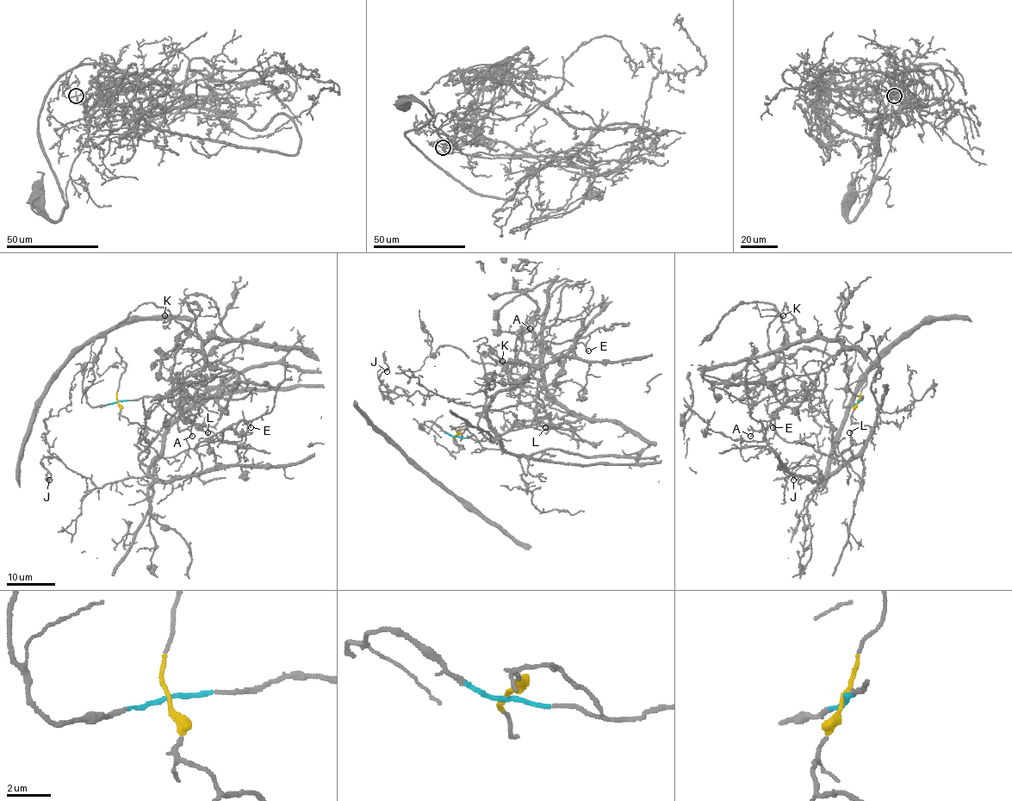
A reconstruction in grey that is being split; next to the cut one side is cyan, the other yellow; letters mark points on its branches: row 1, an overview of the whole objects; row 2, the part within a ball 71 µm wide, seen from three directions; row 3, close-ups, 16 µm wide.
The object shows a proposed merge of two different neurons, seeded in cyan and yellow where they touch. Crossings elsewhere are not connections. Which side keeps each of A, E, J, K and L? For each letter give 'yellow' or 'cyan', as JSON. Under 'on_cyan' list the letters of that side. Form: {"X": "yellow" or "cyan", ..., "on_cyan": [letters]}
{"A": "yellow", "E": "yellow", "J": "yellow", "K": "cyan", "L": "yellow", "on_cyan": ["K"]}

